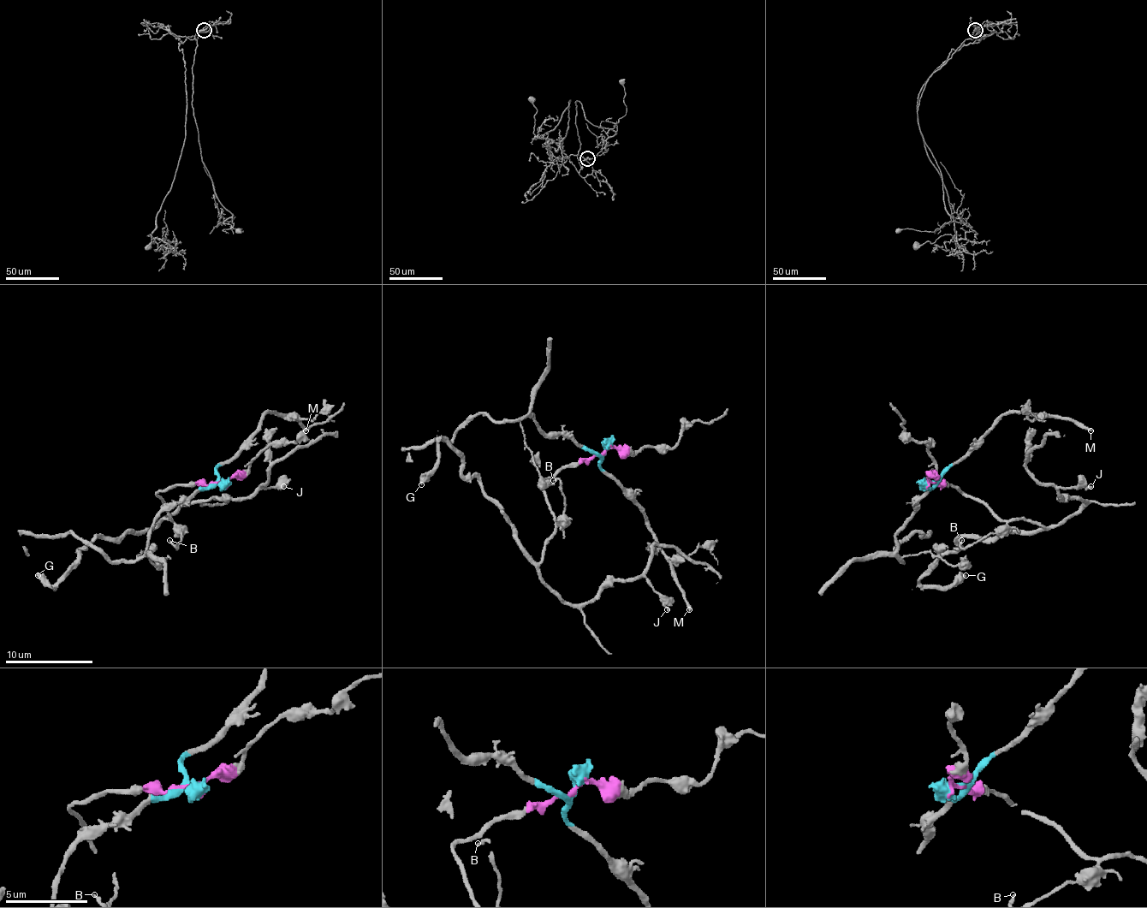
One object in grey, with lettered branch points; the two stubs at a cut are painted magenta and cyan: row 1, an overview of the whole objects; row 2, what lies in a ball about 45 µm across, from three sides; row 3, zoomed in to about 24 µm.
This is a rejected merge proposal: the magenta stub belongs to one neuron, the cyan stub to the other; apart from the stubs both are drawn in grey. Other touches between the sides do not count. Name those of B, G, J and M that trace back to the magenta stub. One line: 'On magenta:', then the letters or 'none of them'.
On magenta: B, G, J

